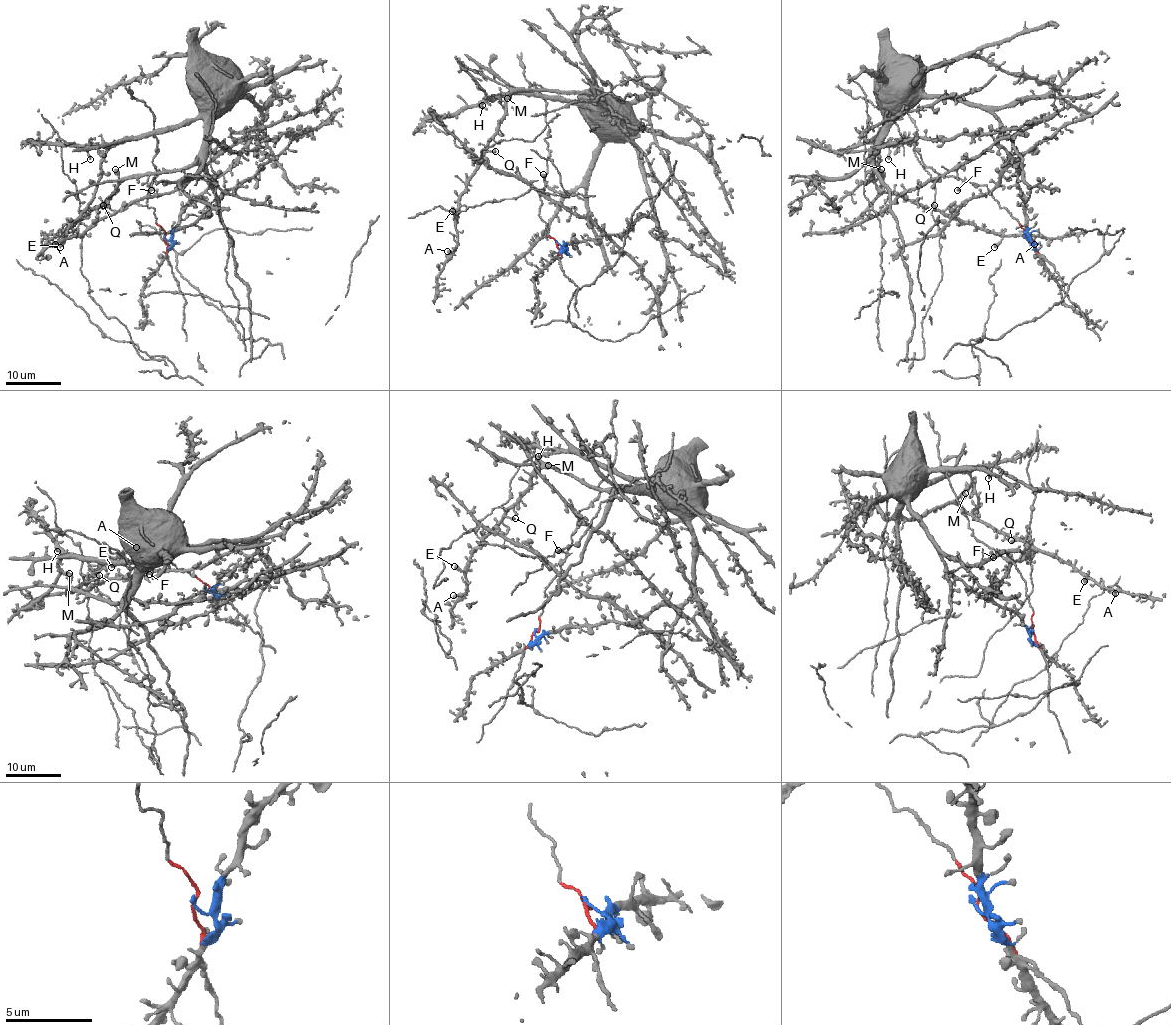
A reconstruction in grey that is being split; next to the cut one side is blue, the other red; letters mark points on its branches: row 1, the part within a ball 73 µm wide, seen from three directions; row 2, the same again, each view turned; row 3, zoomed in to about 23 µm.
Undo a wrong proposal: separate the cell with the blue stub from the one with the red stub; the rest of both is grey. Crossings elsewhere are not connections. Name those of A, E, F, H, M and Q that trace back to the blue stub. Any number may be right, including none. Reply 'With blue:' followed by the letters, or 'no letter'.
With blue: A, E, H, M, Q

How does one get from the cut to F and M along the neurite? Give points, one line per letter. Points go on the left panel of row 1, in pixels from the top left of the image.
F: (164, 237), (165, 233), (156, 222), (154, 210), (146, 203), (150, 191)
M: (164, 237), (248, 144), (262, 112), (234, 97), (213, 115), (190, 164), (120, 180), (115, 169)

